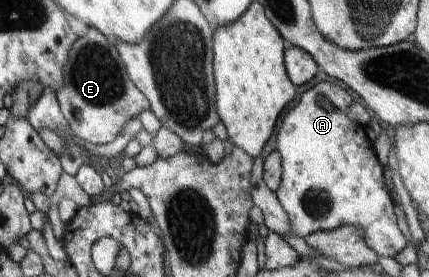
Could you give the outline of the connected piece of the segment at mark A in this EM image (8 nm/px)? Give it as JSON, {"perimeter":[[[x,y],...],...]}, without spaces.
{"perimeter":[[[329,82],[317,83],[301,95],[299,103],[285,115],[277,131],[276,150],[280,153],[283,171],[276,196],[289,216],[293,235],[304,238],[315,232],[356,225],[362,229],[366,244],[375,253],[394,258],[407,247],[407,240],[397,226],[393,201],[385,186],[383,166],[375,154],[374,143],[369,141],[365,129],[347,114],[353,102],[353,98],[343,87]]]}

